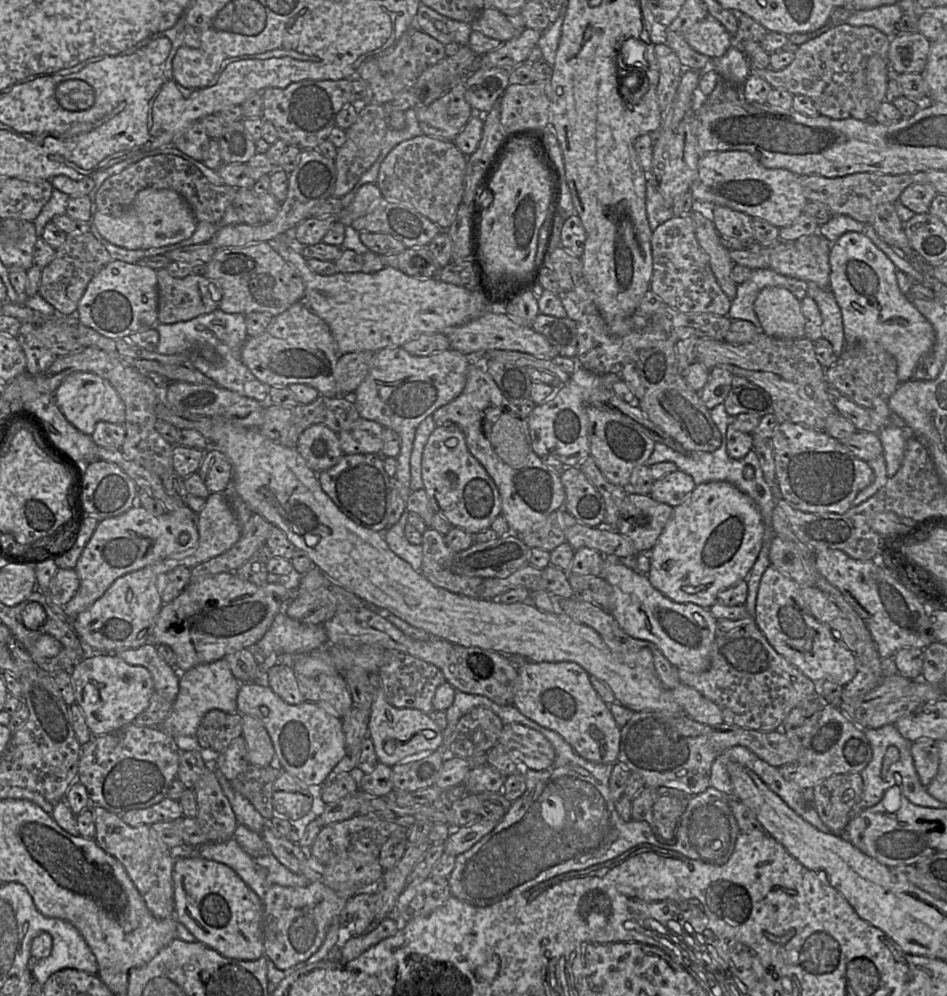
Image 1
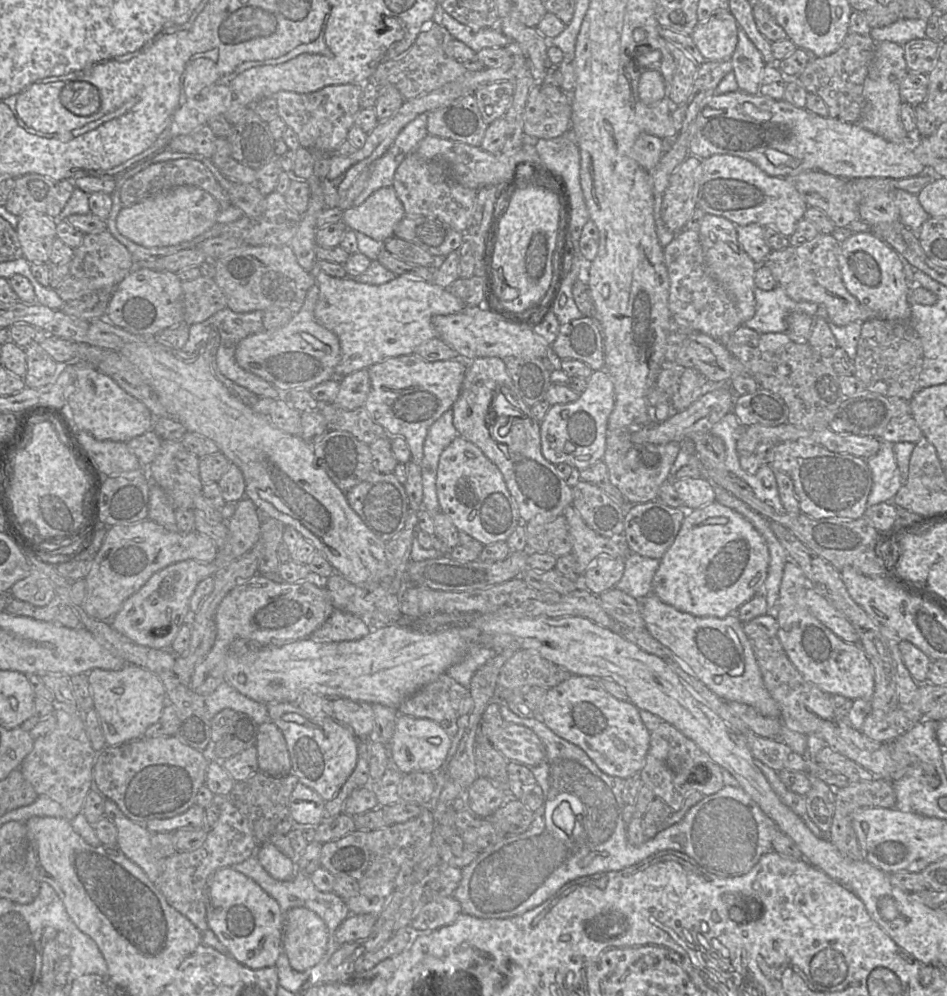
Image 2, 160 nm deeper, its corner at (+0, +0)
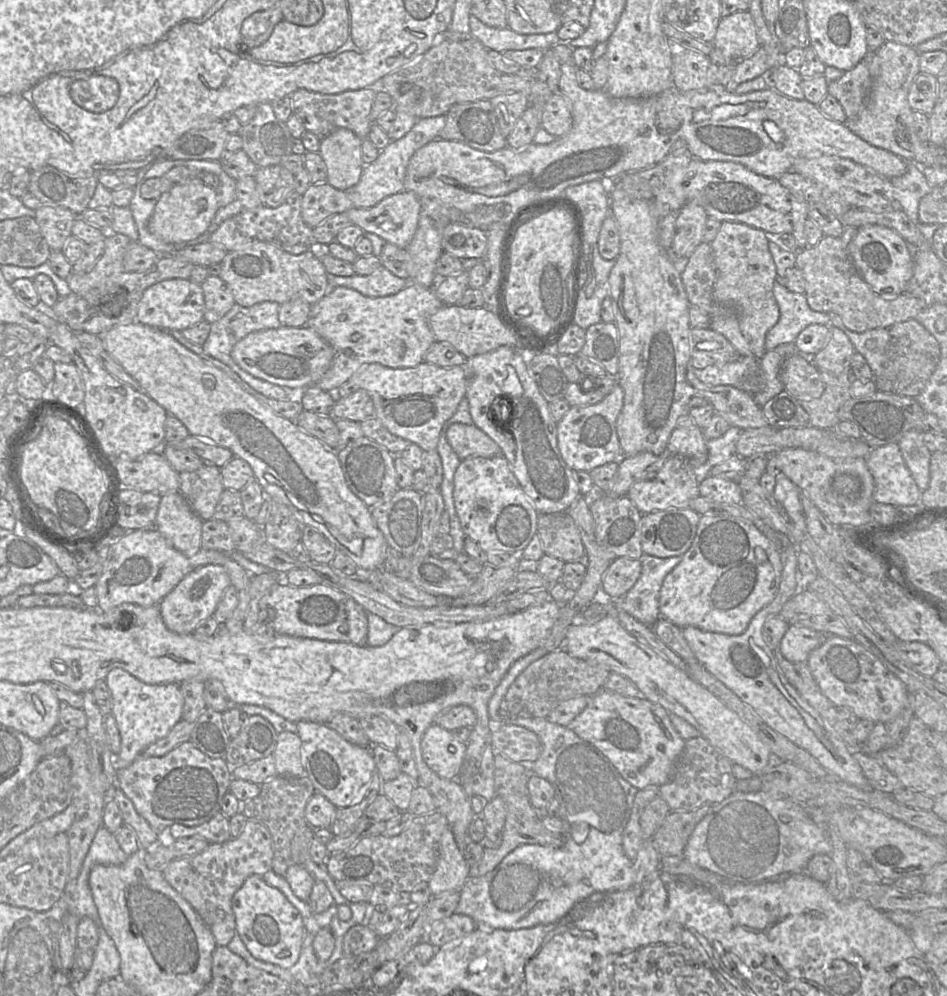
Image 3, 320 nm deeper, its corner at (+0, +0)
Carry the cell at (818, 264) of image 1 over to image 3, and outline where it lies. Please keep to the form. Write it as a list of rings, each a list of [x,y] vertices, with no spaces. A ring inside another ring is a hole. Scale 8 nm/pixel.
[[[824,235],[814,246],[806,247],[796,253],[795,268],[802,271],[805,279],[804,295],[809,307],[818,312],[833,312],[838,314],[844,325],[851,331],[862,333],[876,328],[889,328],[890,326],[904,322],[915,317],[926,308],[925,302],[907,291],[891,299],[882,298],[874,293],[858,272],[847,247],[840,238]]]

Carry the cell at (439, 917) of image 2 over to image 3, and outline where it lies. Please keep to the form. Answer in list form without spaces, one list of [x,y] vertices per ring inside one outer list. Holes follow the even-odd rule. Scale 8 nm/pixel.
[[[454,913],[432,924],[428,933],[427,943],[435,947],[441,947],[472,933],[476,928],[476,923],[470,916]]]

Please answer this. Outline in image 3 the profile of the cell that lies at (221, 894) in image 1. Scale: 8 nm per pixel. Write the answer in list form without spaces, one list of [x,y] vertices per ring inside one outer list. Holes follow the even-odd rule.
[[[262,875],[249,876],[232,899],[236,935],[257,960],[289,969],[297,963],[306,929],[300,912],[277,888],[270,886]]]

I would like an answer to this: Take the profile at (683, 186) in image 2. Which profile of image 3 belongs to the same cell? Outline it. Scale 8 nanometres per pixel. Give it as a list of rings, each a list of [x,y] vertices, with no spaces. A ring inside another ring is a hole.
[[[693,202],[686,203],[676,215],[672,251],[676,258],[685,260],[704,241],[703,235],[708,216],[702,206]]]

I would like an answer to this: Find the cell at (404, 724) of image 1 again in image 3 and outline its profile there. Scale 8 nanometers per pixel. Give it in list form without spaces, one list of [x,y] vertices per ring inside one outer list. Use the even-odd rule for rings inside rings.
[[[437,724],[428,727],[421,740],[423,760],[444,779],[456,780],[466,749],[466,743],[460,742],[451,731]]]

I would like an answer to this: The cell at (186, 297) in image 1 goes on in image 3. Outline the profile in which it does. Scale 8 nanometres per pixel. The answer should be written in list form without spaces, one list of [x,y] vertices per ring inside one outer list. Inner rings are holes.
[[[209,275],[201,288],[205,303],[203,320],[210,324],[221,319],[235,304],[232,292],[218,276]]]

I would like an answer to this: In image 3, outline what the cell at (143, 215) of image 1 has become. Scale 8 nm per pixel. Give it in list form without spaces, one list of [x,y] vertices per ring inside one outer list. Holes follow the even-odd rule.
[[[202,182],[176,184],[156,200],[147,228],[154,237],[165,243],[187,242],[207,232],[218,209],[218,194],[214,188]]]

